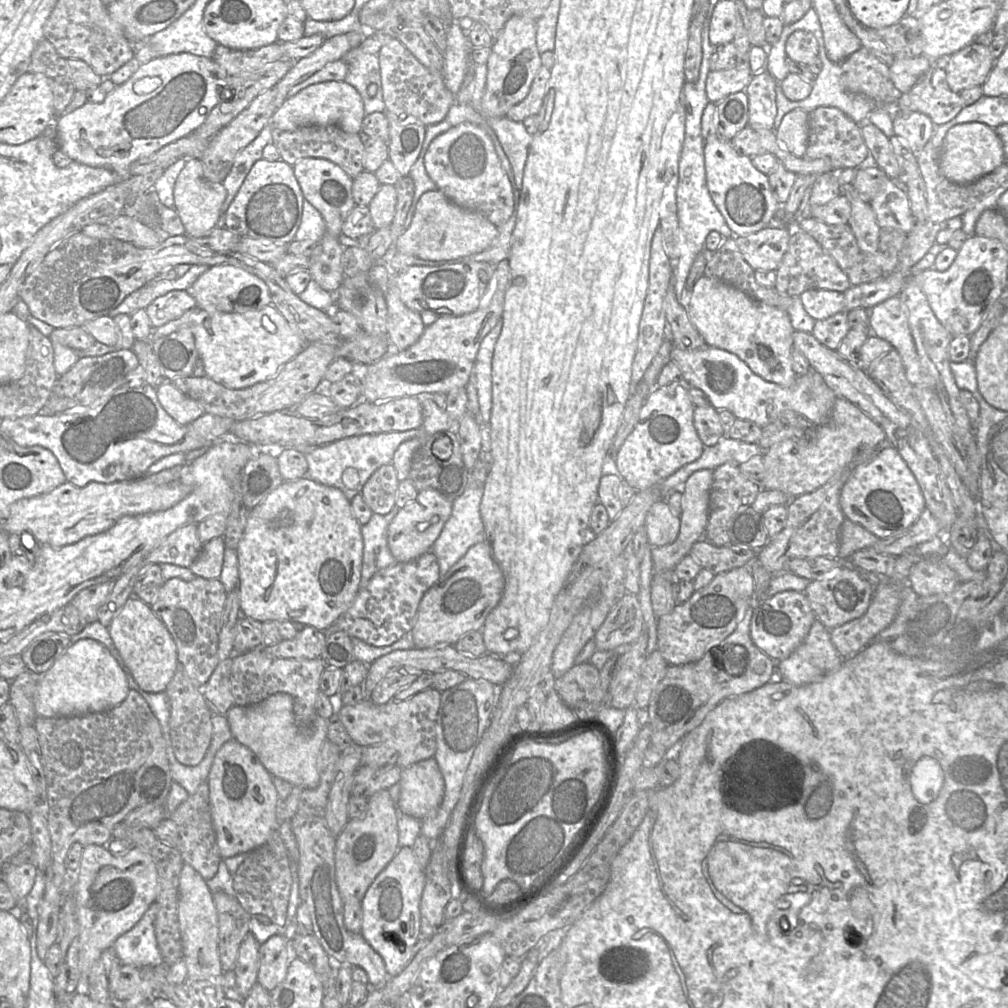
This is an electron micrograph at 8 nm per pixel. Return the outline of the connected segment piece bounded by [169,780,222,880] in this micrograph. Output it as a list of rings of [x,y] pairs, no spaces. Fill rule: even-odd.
[[[202,782],[197,791],[180,804],[169,818],[176,824],[179,832],[177,849],[185,863],[193,867],[205,880],[213,878],[222,861],[212,822],[209,785]]]

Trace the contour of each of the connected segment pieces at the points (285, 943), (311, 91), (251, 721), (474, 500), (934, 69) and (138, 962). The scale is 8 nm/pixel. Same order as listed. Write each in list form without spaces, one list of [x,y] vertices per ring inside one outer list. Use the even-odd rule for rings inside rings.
[[[274,935],[259,948],[257,983],[271,991],[284,981],[290,961],[295,958],[290,940],[284,935]]]
[[[327,81],[306,87],[287,98],[273,113],[270,124],[283,131],[296,130],[307,125],[336,125],[347,133],[361,131],[365,116],[363,101],[358,91],[344,81]]]
[[[277,693],[255,705],[235,705],[225,716],[233,739],[248,747],[272,776],[286,780],[292,786],[313,789],[320,782],[317,761],[331,719],[317,715],[308,729],[300,729],[293,705],[291,695]]]
[[[467,486],[464,492],[452,501],[451,515],[430,549],[437,557],[440,576],[444,575],[451,566],[462,558],[470,547],[486,541],[480,513],[482,495],[483,487]]]
[[[950,55],[931,61],[926,74],[895,104],[895,114],[920,112],[927,115],[936,125],[955,118],[965,106],[960,94],[953,92],[946,80],[946,67]]]
[[[158,902],[147,909],[141,920],[114,942],[114,950],[122,963],[135,967],[166,965],[156,939]]]

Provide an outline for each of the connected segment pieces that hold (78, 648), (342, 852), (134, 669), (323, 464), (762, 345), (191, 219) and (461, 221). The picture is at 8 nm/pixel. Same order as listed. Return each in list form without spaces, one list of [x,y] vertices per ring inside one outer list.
[[[94,639],[71,643],[40,678],[34,708],[38,717],[61,717],[103,712],[121,704],[130,687],[125,673],[109,650]]]
[[[380,790],[368,797],[368,808],[364,818],[350,819],[342,832],[335,839],[335,877],[338,891],[344,899],[357,899],[359,902],[375,878],[390,863],[399,850],[397,826],[397,805],[388,790]]]
[[[132,595],[112,619],[107,629],[113,645],[138,686],[150,693],[165,691],[179,667],[177,648],[169,631],[150,606]]]
[[[416,428],[406,431],[352,436],[314,447],[305,453],[308,463],[305,477],[323,485],[338,488],[348,500],[351,500],[354,496],[360,494],[363,485],[378,468],[391,464],[399,445],[413,438],[426,438],[426,434],[421,428]]]
[[[702,276],[694,284],[688,314],[707,345],[738,356],[768,382],[791,387],[797,380],[792,369],[794,328],[786,311],[758,302],[727,283]]]
[[[187,159],[174,185],[174,209],[185,228],[185,234],[189,237],[201,237],[219,225],[220,209],[226,197],[227,190],[222,183],[205,178],[204,167],[199,159]]]
[[[439,190],[427,191],[419,198],[410,225],[381,260],[388,267],[396,251],[423,260],[465,257],[487,249],[497,236],[497,226],[483,214],[456,205]]]

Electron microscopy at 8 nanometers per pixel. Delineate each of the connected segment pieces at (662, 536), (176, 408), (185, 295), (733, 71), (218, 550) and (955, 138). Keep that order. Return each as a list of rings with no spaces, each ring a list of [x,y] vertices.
[[[664,499],[654,503],[645,518],[644,530],[649,545],[661,547],[672,544],[678,537],[680,517],[672,514]]]
[[[171,380],[156,388],[156,394],[164,410],[180,425],[187,425],[205,413],[198,402],[184,395]]]
[[[173,290],[154,299],[146,308],[153,328],[164,325],[182,316],[197,305],[196,299],[188,290]]]
[[[748,61],[720,71],[710,71],[705,82],[708,100],[717,103],[729,94],[745,91],[753,73]]]
[[[216,537],[203,544],[201,552],[189,567],[198,577],[219,579],[221,574],[225,545],[222,537]]]
[[[969,122],[957,124],[948,130],[941,147],[939,167],[948,180],[965,185],[989,174],[1005,160],[1002,141],[994,128],[980,122]]]

